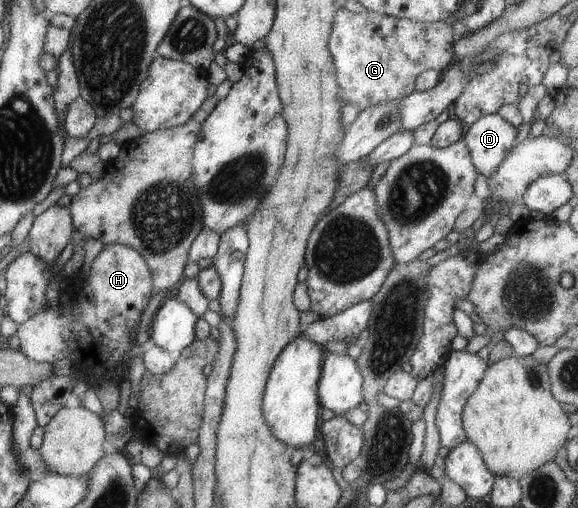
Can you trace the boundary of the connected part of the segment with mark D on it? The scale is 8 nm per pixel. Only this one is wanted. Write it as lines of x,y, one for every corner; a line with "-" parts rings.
496,113
481,115
464,130
463,140
469,151
474,169
486,180
515,144
516,128

